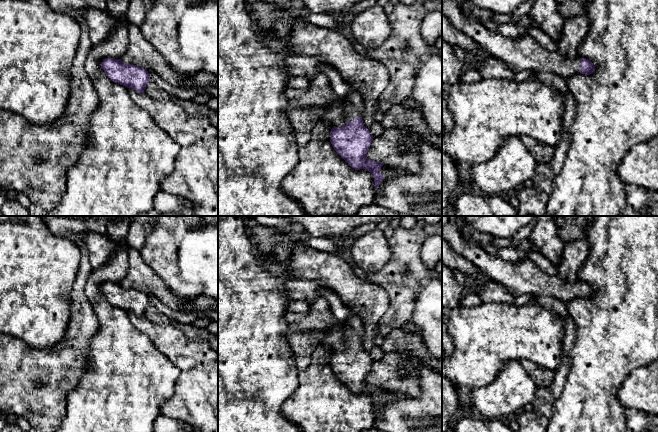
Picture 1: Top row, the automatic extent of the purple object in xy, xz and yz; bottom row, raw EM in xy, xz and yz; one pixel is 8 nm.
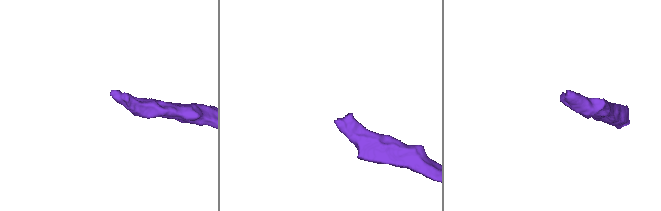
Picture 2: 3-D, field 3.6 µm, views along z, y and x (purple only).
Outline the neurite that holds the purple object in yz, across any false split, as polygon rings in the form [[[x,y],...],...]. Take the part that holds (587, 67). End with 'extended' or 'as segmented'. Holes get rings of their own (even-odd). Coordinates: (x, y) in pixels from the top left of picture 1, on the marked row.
[[[442,0],[442,14],[513,72],[543,71],[568,79],[577,72],[590,75],[595,71],[594,64],[588,59],[570,59],[559,51],[550,52],[529,34],[509,38],[498,30],[488,29],[482,20],[471,14],[471,8],[468,0]]]; extended

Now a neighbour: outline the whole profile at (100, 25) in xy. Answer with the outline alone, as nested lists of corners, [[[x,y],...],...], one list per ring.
[[[97,8],[87,9],[81,12],[85,24],[88,28],[89,38],[92,46],[98,45],[121,24],[120,21],[115,20],[105,11]]]

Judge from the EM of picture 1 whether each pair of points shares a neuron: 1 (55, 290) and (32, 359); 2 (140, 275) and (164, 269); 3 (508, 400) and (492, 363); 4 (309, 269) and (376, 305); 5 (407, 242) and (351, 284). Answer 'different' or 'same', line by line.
1: different
2: different
3: different
4: same
5: different

